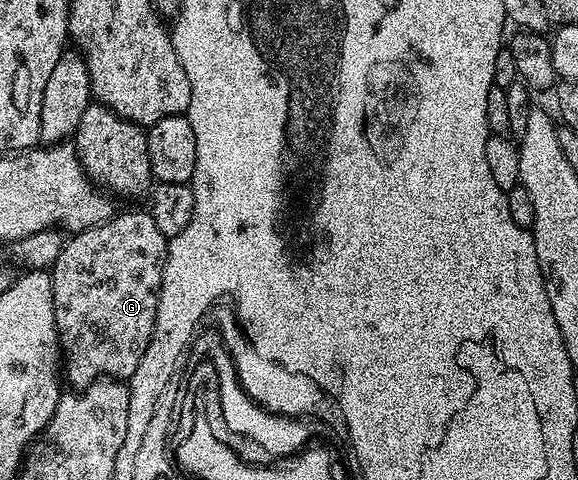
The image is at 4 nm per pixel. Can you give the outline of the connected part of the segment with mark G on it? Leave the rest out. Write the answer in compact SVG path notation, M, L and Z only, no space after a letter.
M145 209L134 210L131 214L115 213L107 222L63 241L60 256L56 256L49 275L58 344L64 359L64 378L74 385L71 387L85 388L99 380L128 380L136 368L140 368L140 360L144 360L156 324L167 245L168 239L156 228L152 214Z

